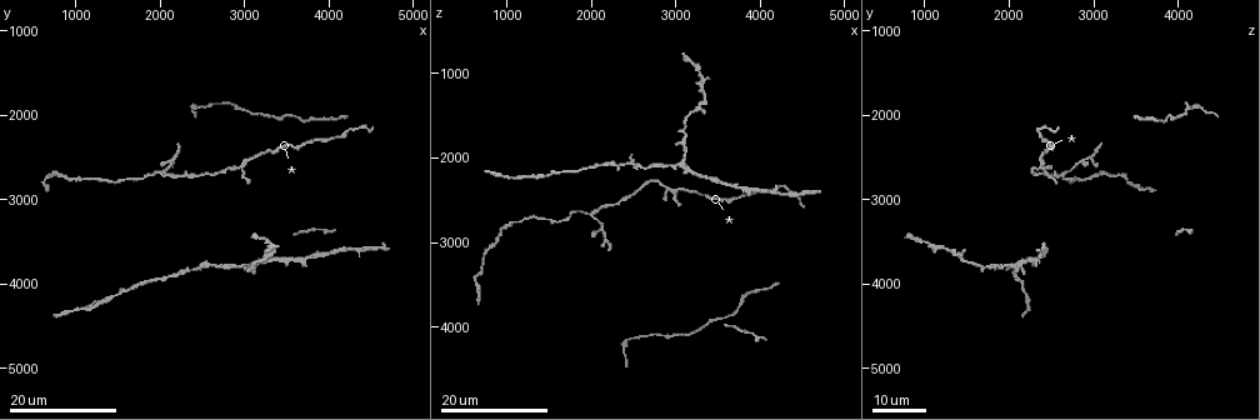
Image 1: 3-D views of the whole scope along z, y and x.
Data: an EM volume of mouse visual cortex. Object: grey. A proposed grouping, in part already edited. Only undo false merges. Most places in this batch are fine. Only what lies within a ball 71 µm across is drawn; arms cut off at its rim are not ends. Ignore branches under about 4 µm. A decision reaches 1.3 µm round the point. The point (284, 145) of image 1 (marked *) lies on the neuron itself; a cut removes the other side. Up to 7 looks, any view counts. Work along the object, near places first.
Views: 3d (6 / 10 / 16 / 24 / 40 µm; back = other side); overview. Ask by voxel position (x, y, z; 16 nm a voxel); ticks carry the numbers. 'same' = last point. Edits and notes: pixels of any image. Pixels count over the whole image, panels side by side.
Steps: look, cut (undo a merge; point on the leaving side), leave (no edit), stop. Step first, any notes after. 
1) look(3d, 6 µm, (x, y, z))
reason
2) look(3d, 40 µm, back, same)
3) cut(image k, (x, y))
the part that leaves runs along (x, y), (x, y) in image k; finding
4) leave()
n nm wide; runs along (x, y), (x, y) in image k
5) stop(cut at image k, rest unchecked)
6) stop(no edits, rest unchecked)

look(3d, 24 µm, (2150, 2500, 2950))
two arms in line, one across

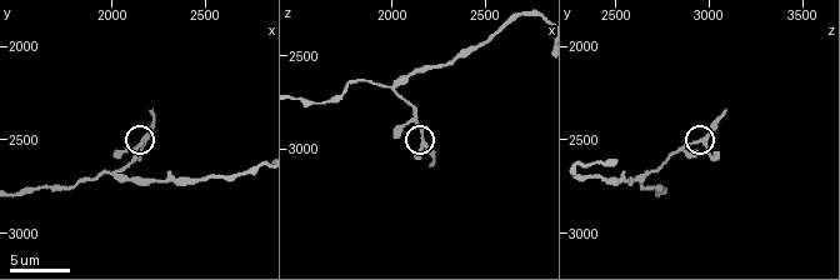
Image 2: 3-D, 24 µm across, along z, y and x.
look(3d, 6 µm, (2160, 2520, 2940))

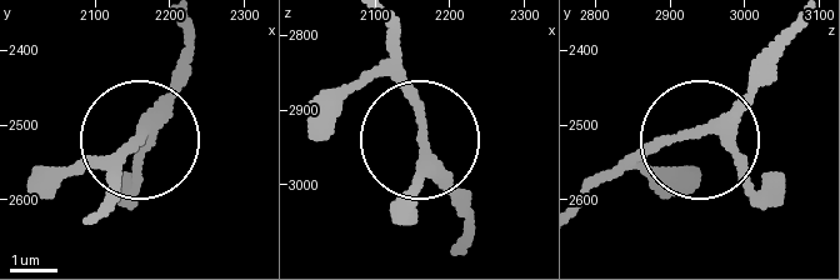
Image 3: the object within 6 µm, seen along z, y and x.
leave()
220 nm wide; runs along (98, 200), (145, 141), (149, 105), (189, 61) in image 3; one neuron here

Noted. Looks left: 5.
look(3d, 16 µm, (2000, 2680, 2680))
three arms meet

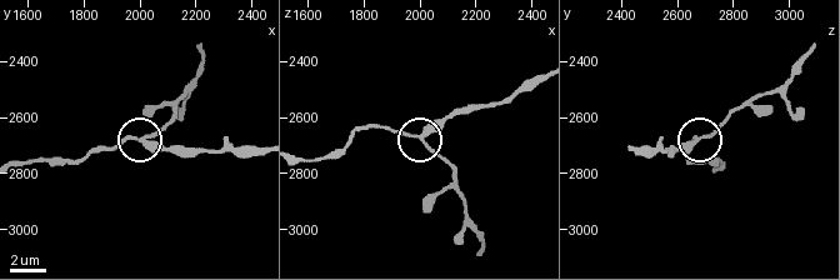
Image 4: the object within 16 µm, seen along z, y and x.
leave()
200 nm wide; all the same neuron

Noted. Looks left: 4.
look(3d, 16 µm, (3050, 3800, 2100))
looks like a crossing

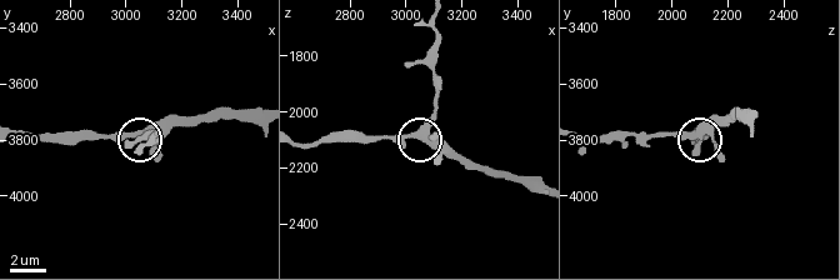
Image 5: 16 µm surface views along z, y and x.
look(3d, 10 µm, (3060, 3790, 2070))
zoom in

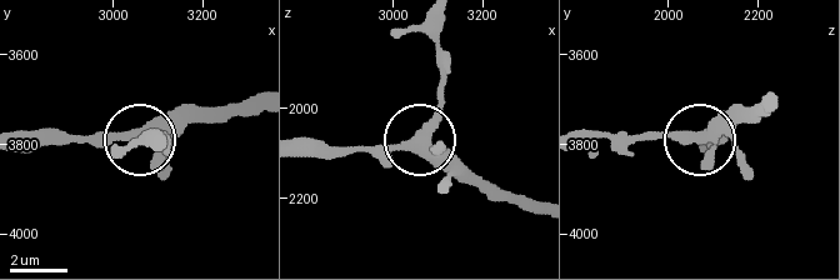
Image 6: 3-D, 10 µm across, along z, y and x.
leave()
one neuron here

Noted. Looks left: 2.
stop(no edits, rest unchecked)

